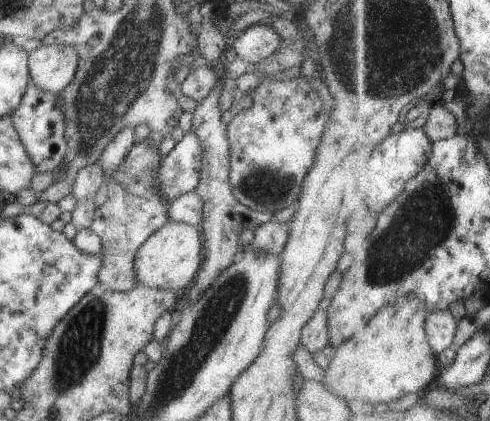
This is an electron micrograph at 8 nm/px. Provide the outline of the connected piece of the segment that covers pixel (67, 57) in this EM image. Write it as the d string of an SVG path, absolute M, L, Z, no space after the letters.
M41 45L28 53L26 66L32 84L58 94L75 76L77 52L73 46Z

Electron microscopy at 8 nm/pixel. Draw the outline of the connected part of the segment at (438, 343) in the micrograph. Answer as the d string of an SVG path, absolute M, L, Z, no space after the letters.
M437 310L427 316L426 332L431 348L437 355L453 347L457 334L457 318L450 310Z

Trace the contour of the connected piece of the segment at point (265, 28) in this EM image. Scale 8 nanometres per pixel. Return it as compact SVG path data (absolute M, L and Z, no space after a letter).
M259 22L236 34L229 42L238 58L257 63L281 48L283 41L268 22Z

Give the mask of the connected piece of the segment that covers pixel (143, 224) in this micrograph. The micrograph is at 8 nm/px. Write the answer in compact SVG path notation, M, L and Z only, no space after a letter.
M142 140L133 142L127 156L111 176L104 177L107 200L93 212L90 230L102 244L101 268L97 272L97 281L103 288L111 292L129 292L136 286L133 264L139 246L143 244L155 230L168 222L167 208L169 202L161 200L155 192L157 168L159 168L159 151L148 146Z

